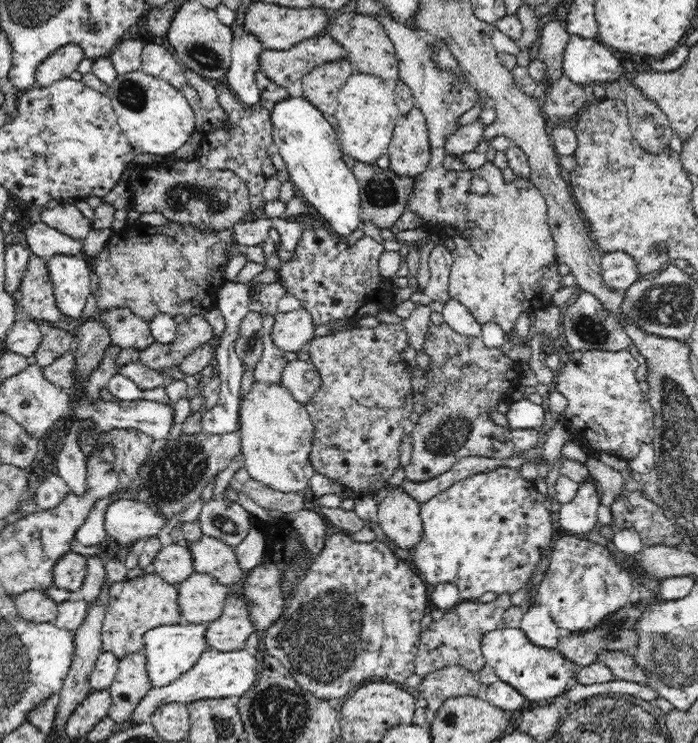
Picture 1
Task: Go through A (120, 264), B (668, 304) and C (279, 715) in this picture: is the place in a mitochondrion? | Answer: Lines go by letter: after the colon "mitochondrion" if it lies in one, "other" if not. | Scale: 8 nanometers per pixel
A: other
B: mitochondrion
C: mitochondrion

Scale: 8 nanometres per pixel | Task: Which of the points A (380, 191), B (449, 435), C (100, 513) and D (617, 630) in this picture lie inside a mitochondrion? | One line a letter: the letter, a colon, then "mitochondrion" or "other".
A: mitochondrion
B: mitochondrion
C: other
D: mitochondrion

